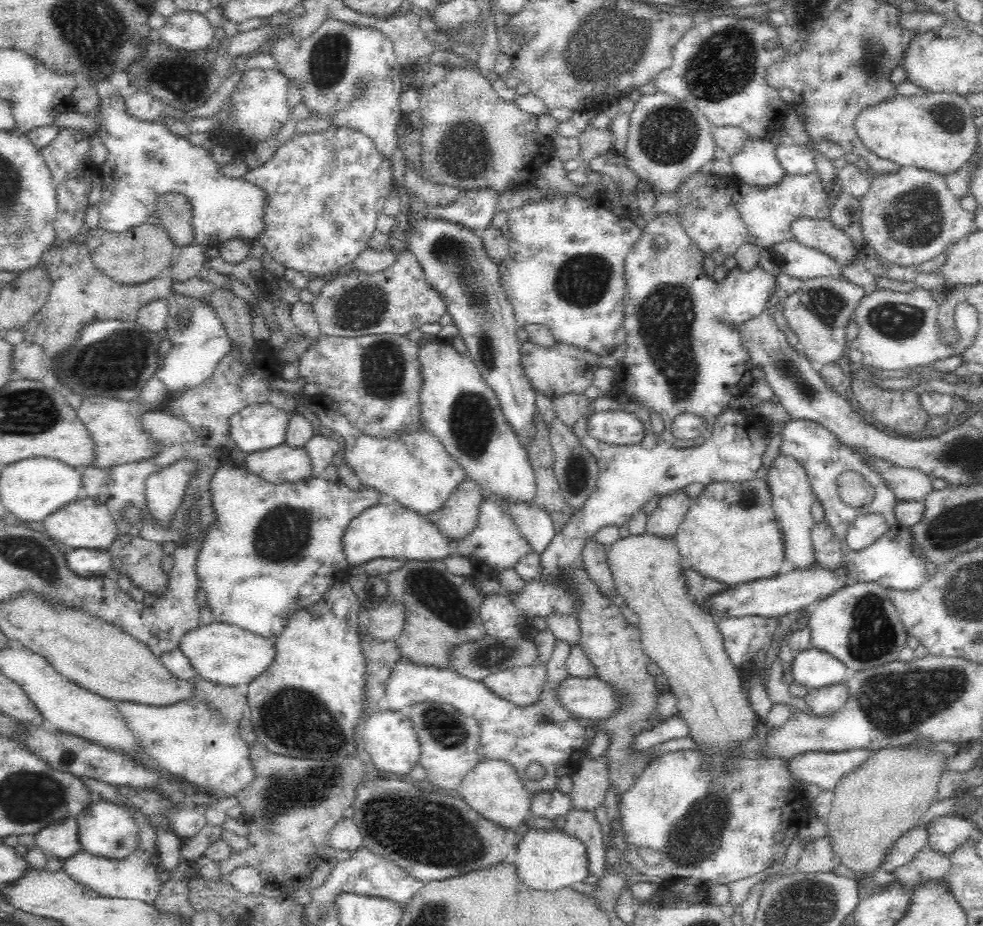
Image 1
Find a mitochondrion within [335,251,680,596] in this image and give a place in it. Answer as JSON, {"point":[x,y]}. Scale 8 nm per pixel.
{"point":[472,425]}

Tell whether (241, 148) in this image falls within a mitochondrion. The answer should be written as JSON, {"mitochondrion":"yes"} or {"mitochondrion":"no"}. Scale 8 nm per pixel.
{"mitochondrion":"no"}

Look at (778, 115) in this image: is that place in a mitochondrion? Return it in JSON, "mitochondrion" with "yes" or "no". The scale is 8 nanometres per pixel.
{"mitochondrion":"no"}

